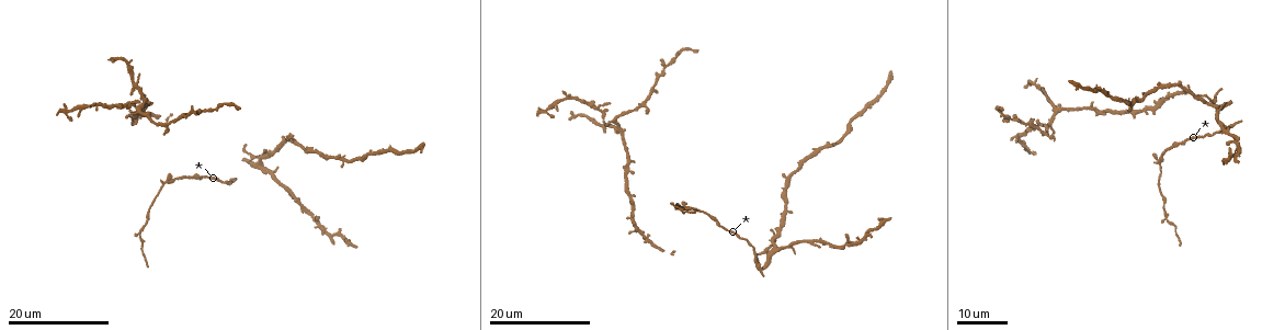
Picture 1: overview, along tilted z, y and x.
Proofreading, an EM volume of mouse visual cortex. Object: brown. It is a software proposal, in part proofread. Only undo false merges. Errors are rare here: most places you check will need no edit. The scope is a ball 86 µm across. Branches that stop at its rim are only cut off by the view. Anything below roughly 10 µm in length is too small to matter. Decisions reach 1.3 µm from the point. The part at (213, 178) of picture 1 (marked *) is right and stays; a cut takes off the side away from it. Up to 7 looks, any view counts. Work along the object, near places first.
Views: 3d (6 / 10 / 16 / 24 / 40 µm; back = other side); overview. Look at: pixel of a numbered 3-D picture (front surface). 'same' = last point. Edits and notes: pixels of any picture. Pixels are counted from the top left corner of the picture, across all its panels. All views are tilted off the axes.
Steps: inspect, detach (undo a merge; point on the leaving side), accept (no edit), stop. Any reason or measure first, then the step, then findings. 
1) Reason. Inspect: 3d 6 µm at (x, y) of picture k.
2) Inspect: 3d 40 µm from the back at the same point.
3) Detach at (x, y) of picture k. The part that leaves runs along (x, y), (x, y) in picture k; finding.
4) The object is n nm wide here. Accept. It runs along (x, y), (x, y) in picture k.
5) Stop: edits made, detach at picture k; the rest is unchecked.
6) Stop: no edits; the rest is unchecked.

Thin arm on a thick one. Inspect: 3d 24 µm at (777, 231) of picture 1.

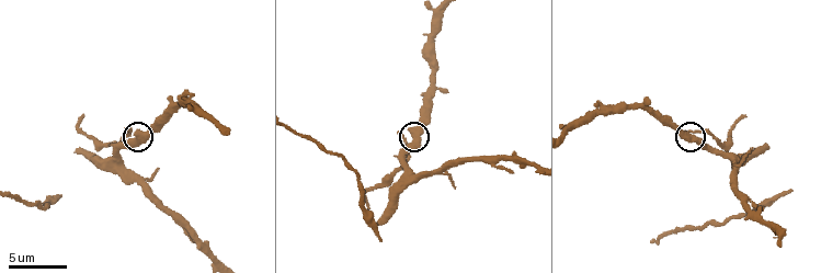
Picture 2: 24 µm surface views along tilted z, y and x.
Zoom in. Inspect: 3d 10 µm at (411, 131) of picture 2.

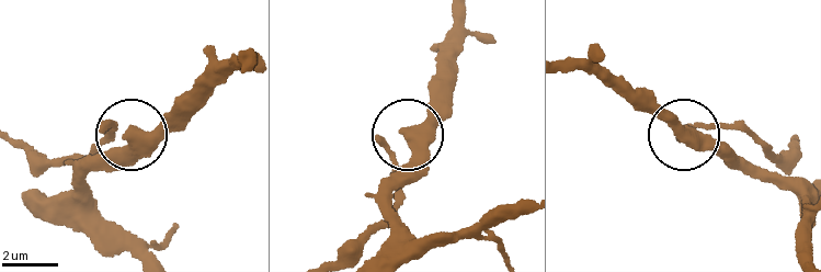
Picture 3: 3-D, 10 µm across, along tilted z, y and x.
4 arms meet here. Accept. One cell here.

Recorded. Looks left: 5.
A narrow waist. Inspect: 3d 24 µm at (663, 70) of picture 1.

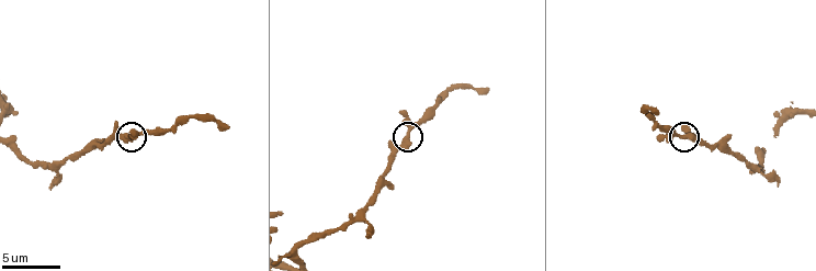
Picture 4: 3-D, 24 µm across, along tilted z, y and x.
Inspect: 3d 6 µm at (681, 135) of picture 4.

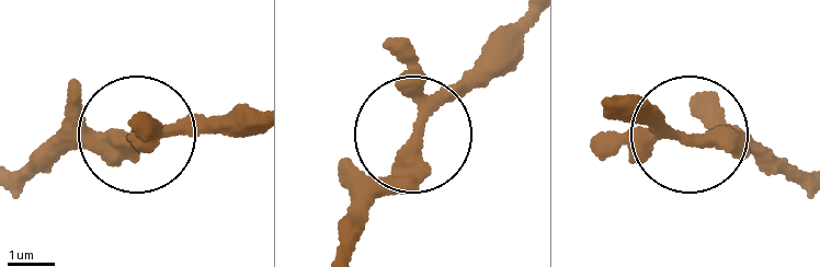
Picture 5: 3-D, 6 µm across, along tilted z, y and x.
Accept. It runs along (798, 175), (616, 105) in picture 5; all the same cell.

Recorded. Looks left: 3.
Looks like a crossing. Inspect: 3d 16 µm at (781, 111) of picture 4.

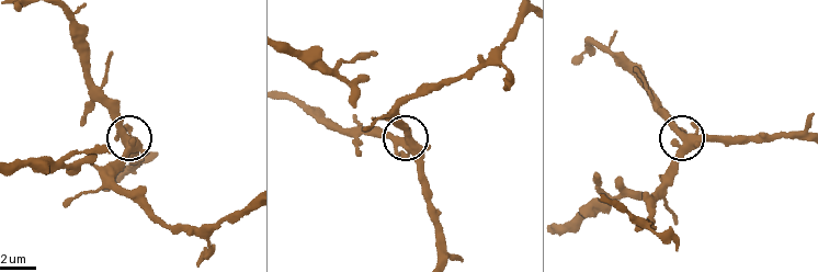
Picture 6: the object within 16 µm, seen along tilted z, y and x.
The object is 450 nm wide here. Accept. It runs along (802, 137), (684, 135), (659, 113) in picture 6; one cell here.

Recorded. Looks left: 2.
Four or more arms meet. Inspect: 3d 16 µm at (1133, 112) of picture 1.

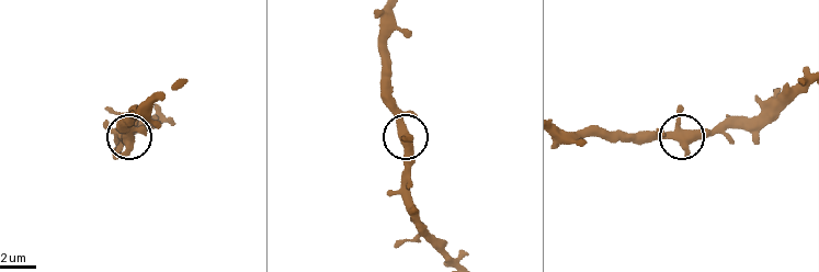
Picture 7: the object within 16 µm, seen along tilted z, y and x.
Inspect: 3d 10 µm at (682, 135) of picture 7.

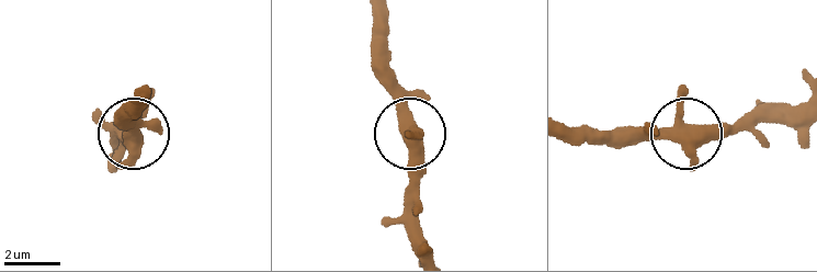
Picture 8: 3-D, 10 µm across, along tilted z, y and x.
4 arms meet here. Accept. All the same cell.

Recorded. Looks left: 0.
Stop: no edits; the rest is unchecked.

